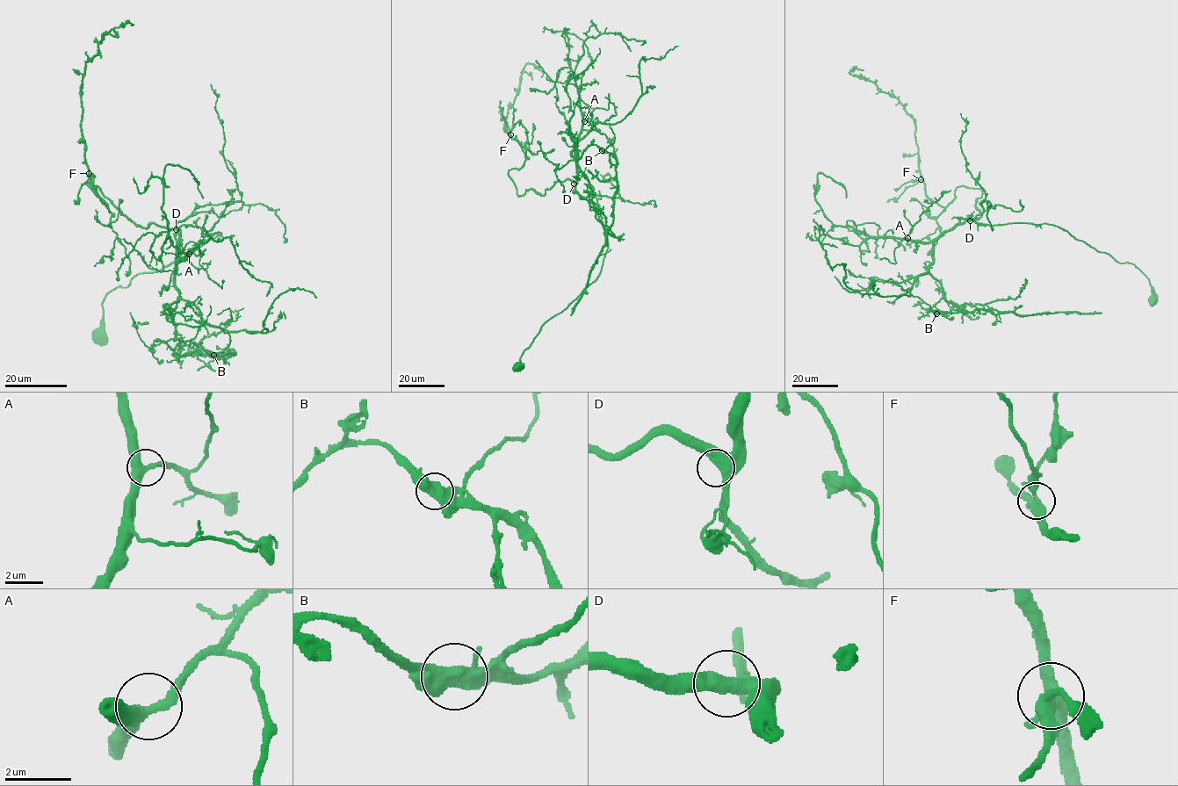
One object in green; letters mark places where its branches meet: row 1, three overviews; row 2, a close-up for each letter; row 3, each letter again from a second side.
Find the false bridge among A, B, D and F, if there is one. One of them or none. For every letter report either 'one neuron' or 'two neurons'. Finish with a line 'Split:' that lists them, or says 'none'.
A: one neuron
B: two neurons
D: one neuron
F: one neuron
Split: B

